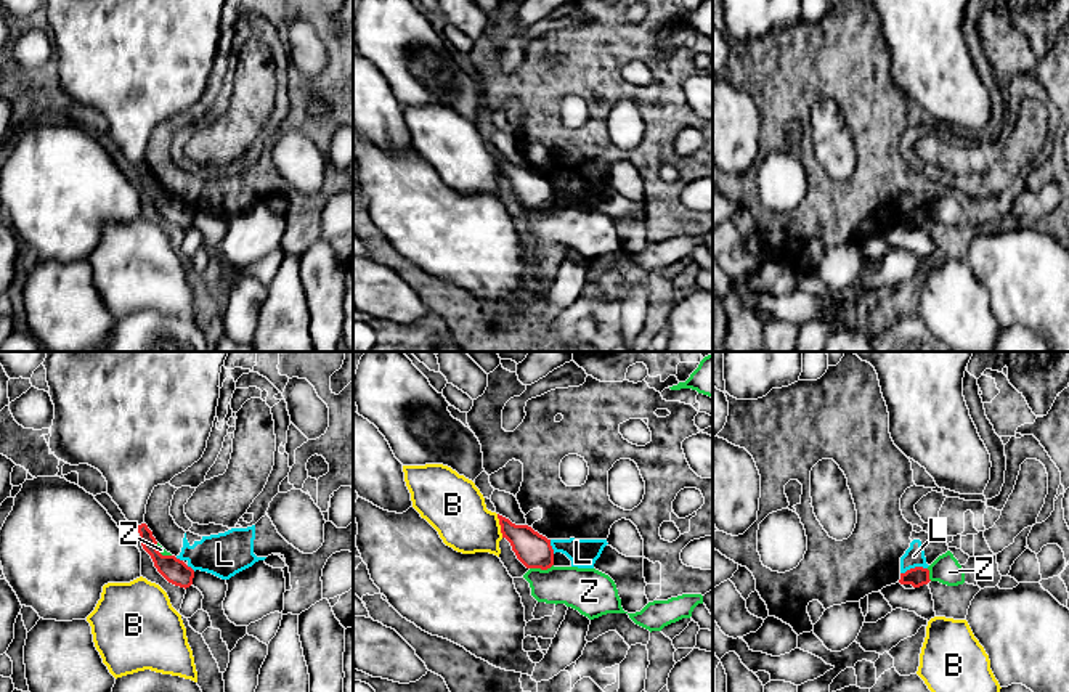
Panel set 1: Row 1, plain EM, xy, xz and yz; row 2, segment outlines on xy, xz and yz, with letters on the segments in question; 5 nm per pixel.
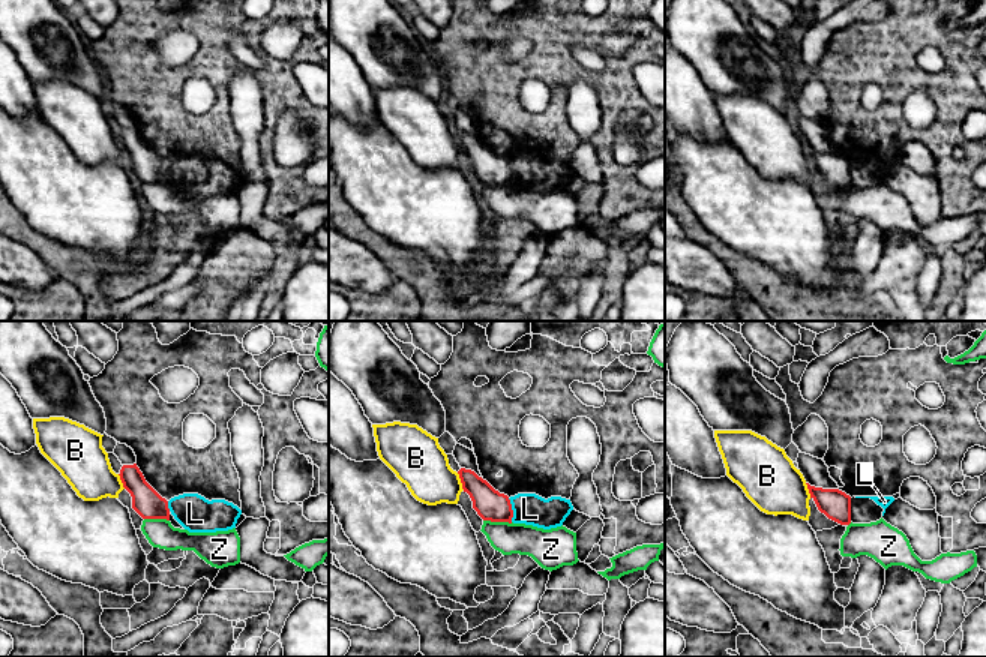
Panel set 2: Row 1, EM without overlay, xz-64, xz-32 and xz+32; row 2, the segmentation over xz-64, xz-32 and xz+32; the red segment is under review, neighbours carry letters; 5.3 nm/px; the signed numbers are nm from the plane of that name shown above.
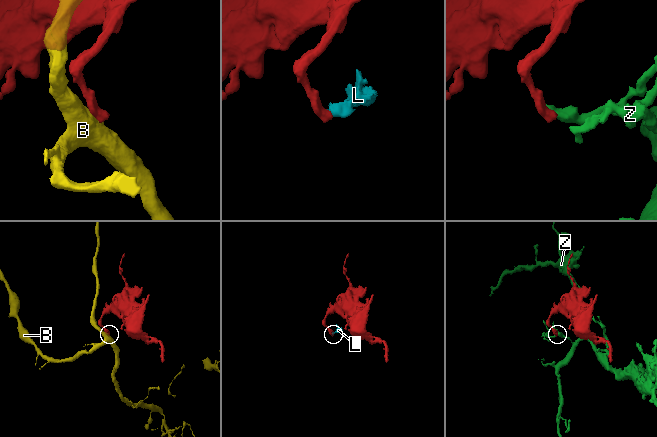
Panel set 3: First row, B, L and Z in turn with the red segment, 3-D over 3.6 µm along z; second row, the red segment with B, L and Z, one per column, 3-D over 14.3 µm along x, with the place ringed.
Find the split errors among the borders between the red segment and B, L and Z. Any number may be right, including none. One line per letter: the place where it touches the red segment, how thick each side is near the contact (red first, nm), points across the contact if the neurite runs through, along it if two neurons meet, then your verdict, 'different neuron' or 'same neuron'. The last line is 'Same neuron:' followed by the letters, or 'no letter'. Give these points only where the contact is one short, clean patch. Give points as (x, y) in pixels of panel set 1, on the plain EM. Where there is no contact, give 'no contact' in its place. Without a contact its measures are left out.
B: xz (499, 164) | 170/300 nm | along xz (496, 154), (503, 177) | different neuron
L: yz (915, 207) | 100/100 nm | along yz (926, 207), (910, 207), (901, 214) | different neuron
Z: xz (541, 209) | 170/220 nm | along xz (552, 204), (546, 209), (530, 209) | different neuron
Same neuron: no letter

